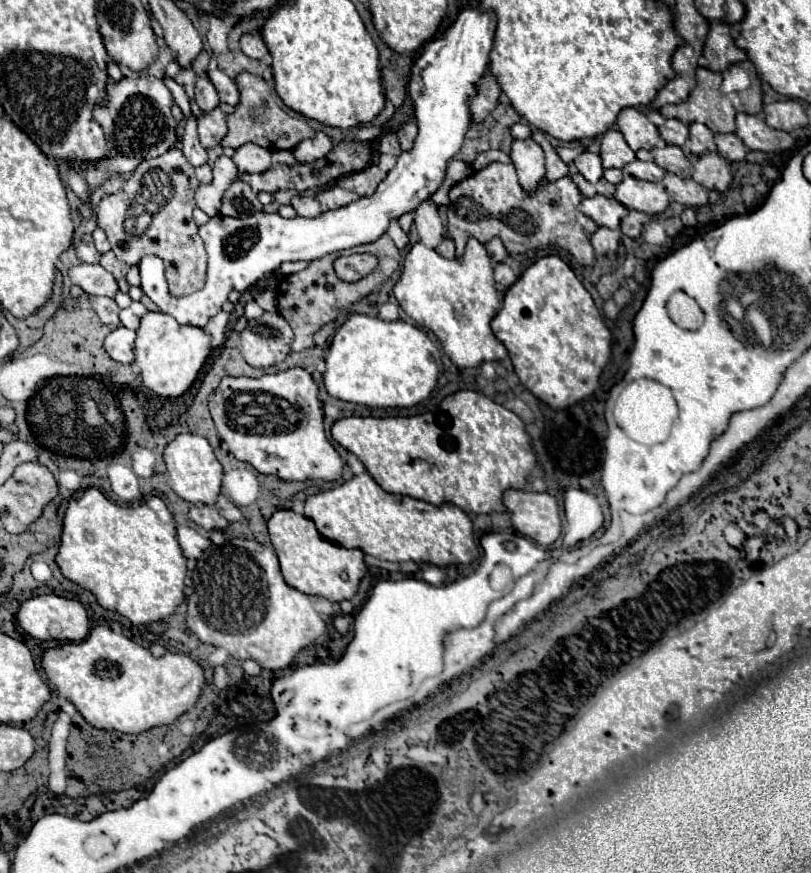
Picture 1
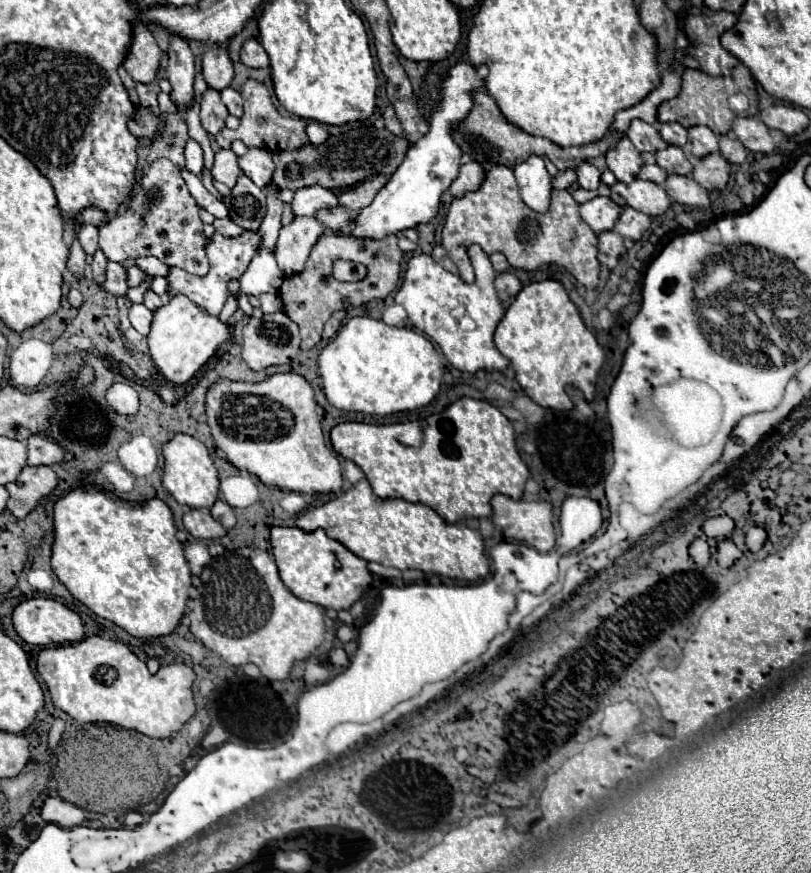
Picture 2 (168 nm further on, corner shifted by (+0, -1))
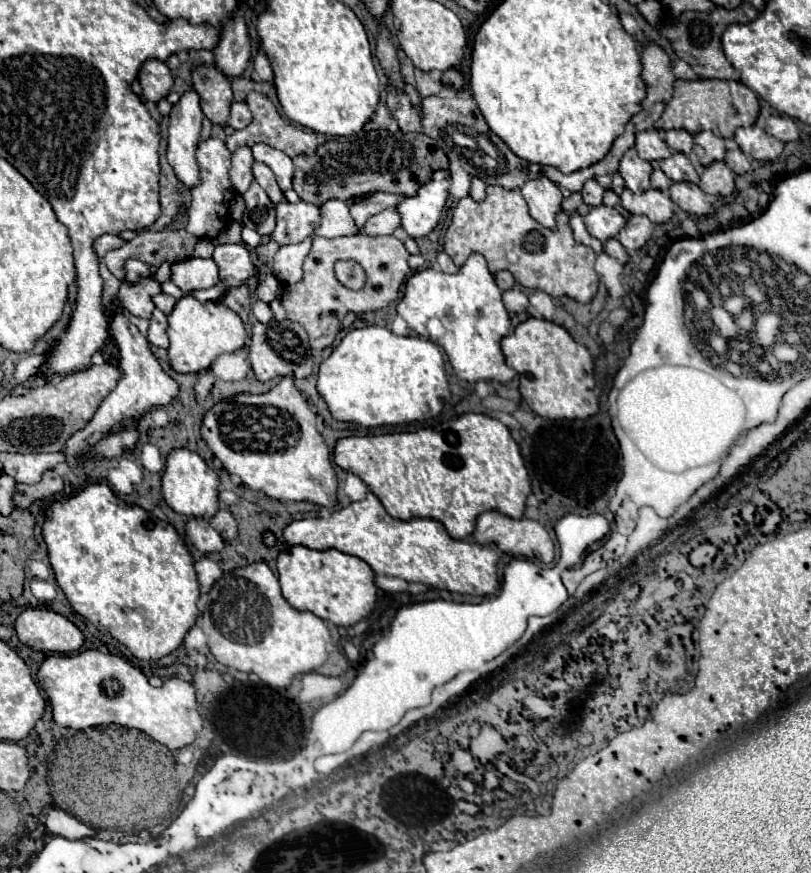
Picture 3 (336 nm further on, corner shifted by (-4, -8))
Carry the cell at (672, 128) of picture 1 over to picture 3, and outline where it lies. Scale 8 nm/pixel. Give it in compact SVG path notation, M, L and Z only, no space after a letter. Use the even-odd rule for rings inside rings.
M679 129L679 131L667 131L667 137L665 137L667 145L673 149L673 151L679 151L679 153L685 153L689 155L691 153L691 135L685 131L685 129Z

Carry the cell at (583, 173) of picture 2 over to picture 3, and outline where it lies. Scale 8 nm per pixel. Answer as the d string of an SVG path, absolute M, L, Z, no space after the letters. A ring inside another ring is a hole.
M595 179L587 181L587 183L583 185L581 193L583 193L583 203L585 203L585 205L589 205L589 207L601 205L601 199L603 199L603 187L601 187Z

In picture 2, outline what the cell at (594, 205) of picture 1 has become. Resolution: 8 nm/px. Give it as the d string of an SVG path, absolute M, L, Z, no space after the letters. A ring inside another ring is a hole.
M597 196L597 198L581 204L579 214L591 226L591 230L595 234L599 234L599 232L605 232L605 230L613 230L615 222L619 220L621 208L611 198Z

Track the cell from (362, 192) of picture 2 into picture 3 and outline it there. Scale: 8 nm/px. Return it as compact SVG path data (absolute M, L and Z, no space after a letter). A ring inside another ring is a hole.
M371 193L371 195L367 195L361 201L351 205L351 215L353 215L357 227L361 229L371 215L377 215L389 207L395 207L395 205L397 205L397 195L393 195L393 193Z

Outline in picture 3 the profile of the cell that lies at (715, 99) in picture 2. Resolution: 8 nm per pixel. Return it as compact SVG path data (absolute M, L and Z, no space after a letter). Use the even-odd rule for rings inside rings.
M677 79L673 85L673 97L667 103L663 115L655 121L657 129L685 129L689 133L697 133L701 129L713 129L719 131L723 137L733 137L735 129L741 127L741 117L737 109L733 107L731 95L729 95L729 83L717 81L717 79L695 79L695 81L683 81Z

